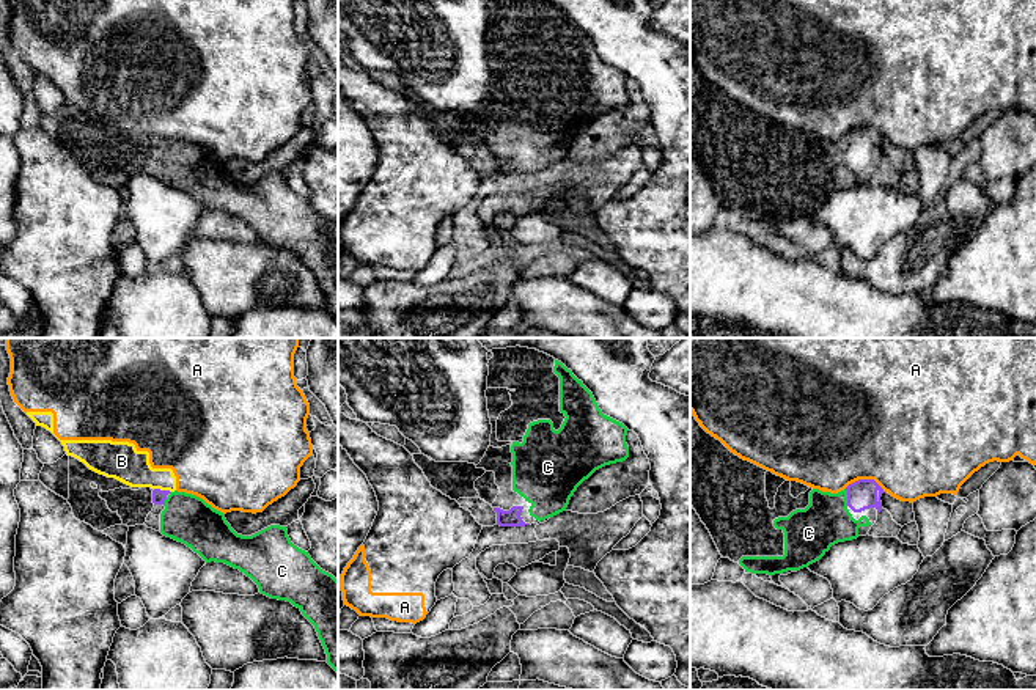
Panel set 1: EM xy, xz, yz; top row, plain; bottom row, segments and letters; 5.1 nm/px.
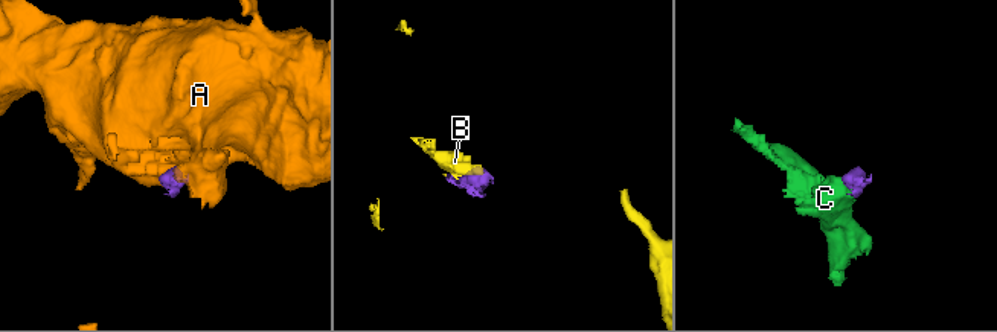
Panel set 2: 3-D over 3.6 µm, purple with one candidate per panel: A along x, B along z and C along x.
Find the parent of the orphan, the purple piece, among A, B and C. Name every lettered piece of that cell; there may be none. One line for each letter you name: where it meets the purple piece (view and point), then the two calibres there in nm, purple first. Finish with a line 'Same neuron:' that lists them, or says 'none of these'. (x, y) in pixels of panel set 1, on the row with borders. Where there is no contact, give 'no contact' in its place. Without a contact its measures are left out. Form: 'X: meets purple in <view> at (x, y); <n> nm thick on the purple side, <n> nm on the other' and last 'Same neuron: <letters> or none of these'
C: meets purple in yz at (848, 497); 150 nm thick on the purple side, 240 nm on the other
Same neuron: C

